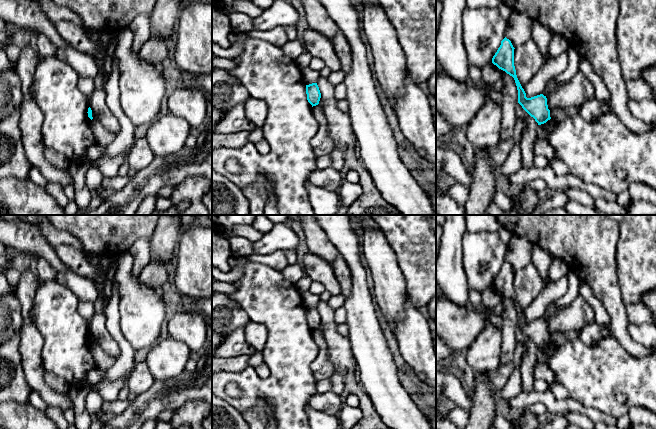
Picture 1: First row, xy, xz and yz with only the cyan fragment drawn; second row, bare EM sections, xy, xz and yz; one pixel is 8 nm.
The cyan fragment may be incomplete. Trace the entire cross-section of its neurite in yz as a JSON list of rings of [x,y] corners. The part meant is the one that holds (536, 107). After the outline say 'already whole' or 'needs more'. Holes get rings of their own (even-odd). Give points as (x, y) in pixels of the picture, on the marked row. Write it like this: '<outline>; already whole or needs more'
[[[505,37],[493,56],[492,63],[514,78],[518,90],[518,103],[535,119],[538,125],[544,124],[551,119],[550,110],[547,105],[547,98],[543,94],[531,98],[526,97],[526,93],[516,75],[514,66],[514,49],[511,41]]]; already whole

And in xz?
[[[317,83],[306,85],[306,94],[308,102],[313,106],[319,104],[321,93]]]; already whole

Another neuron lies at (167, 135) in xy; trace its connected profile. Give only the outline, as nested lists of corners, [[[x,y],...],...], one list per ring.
[[[168,113],[150,123],[145,137],[154,156],[165,157],[185,147],[190,130],[185,119]]]

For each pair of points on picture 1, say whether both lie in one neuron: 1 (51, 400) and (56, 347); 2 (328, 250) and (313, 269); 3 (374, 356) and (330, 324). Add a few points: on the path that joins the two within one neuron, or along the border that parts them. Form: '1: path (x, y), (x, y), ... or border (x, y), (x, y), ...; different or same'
1: border (41, 348), (41, 365), (46, 371); different
2: border (309, 251), (330, 263); different
3: border (347, 337), (354, 359); different

